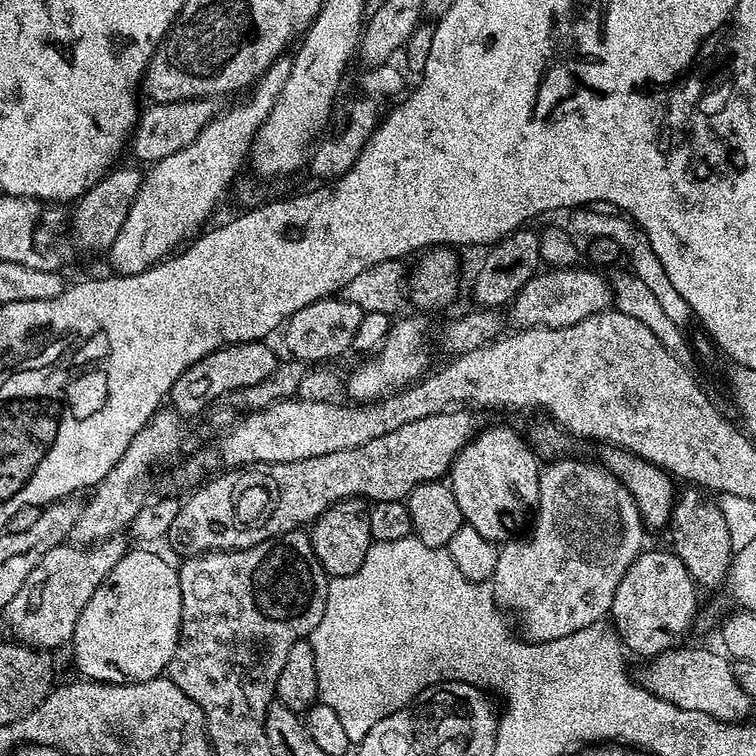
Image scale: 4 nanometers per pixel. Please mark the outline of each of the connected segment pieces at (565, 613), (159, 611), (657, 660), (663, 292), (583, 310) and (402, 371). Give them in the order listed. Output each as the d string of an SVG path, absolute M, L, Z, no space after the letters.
M564 458L553 459L549 463L553 464L540 473L540 503L534 512L536 525L532 533L499 545L498 566L490 581L500 607L511 613L514 620L516 615L519 631L534 641L566 638L566 634L601 623L611 613L614 590L618 590L622 574L630 570L645 547L644 520L620 479L603 463L560 459Z
M136 546L121 558L118 566L106 574L102 586L90 594L90 602L78 614L70 641L72 656L81 677L99 680L102 684L137 684L157 679L167 669L180 637L182 622L182 590L180 574L171 568L158 553L144 546Z
M688 647L671 648L651 657L638 675L640 687L682 710L710 714L716 720L736 722L747 717L744 715L751 710L754 700L742 690L742 686L738 686L738 682L734 682L729 657L719 656L708 648Z
M581 206L575 209L571 213L573 228L571 228L571 231L577 237L584 236L585 241L594 238L614 238L614 242L618 242L620 251L626 257L626 260L632 263L631 271L638 278L642 278L642 282L646 282L646 287L654 293L654 298L661 304L662 310L665 311L667 316L675 324L687 325L687 320L691 321L693 319L690 306L686 302L686 298L682 298L682 294L678 294L678 290L674 290L674 285L670 283L670 278L667 276L666 269L663 268L658 254L654 254L654 250L650 246L650 238L627 215L615 214L616 216L611 216L608 212L596 211L600 210L592 206Z
M588 266L580 267L552 268L530 278L530 282L522 286L522 290L510 305L512 320L516 323L515 327L523 330L574 326L574 322L582 322L594 314L609 311L614 300L609 277L603 271L593 270Z
M408 316L405 320L397 319L388 331L383 346L369 360L372 361L362 365L349 380L347 377L346 392L353 396L353 401L373 402L421 379L429 371L428 352L424 349L423 318Z

